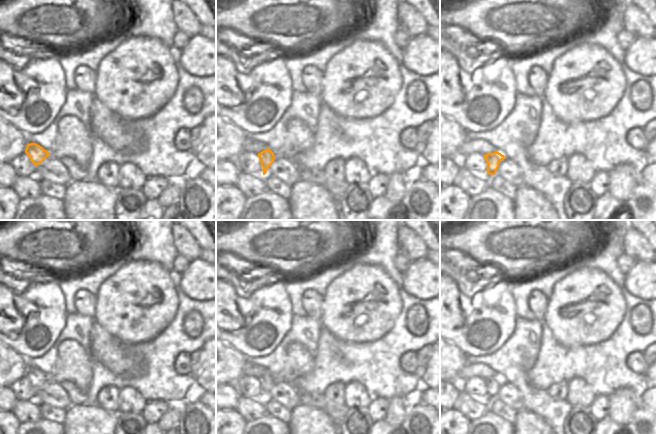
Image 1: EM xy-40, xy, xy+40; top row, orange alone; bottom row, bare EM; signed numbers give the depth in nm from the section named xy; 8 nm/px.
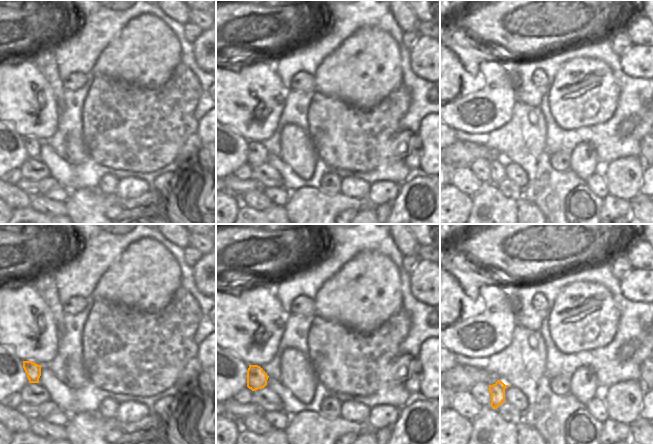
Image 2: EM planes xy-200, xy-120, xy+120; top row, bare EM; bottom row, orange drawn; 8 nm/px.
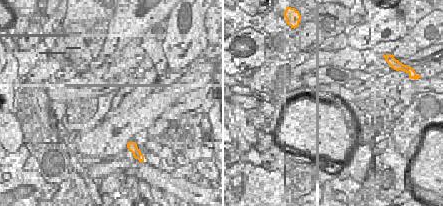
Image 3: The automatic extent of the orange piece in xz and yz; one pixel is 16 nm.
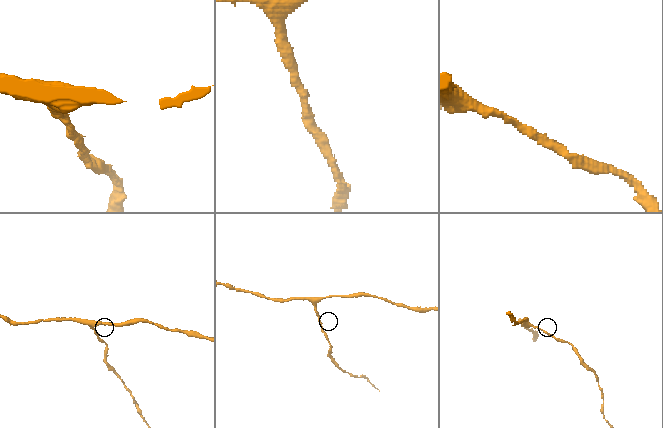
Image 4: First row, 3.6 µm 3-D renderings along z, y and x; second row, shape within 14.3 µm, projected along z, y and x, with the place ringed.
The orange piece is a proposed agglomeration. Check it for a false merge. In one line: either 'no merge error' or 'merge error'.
no merge error

